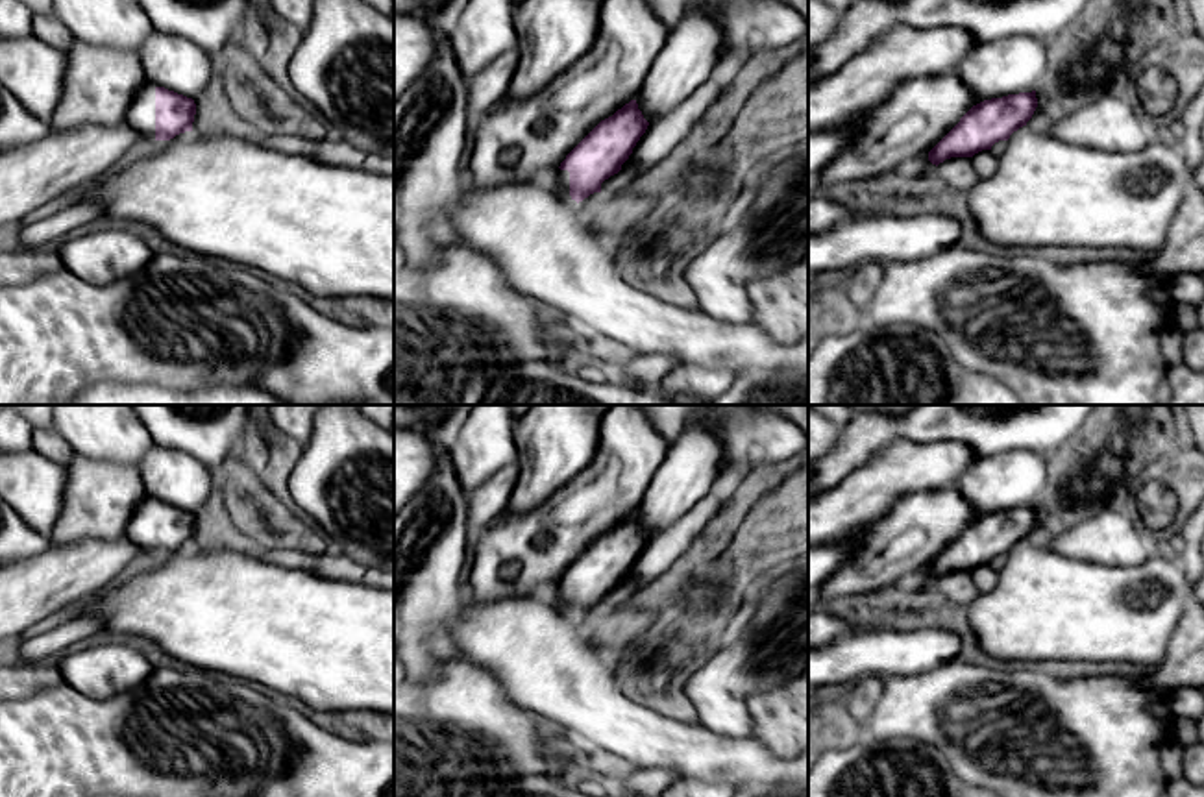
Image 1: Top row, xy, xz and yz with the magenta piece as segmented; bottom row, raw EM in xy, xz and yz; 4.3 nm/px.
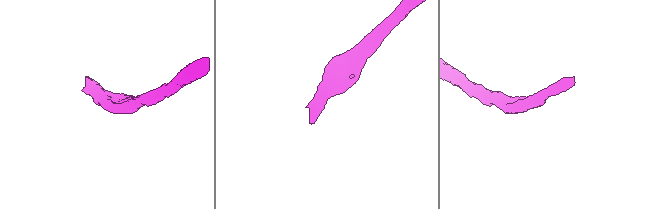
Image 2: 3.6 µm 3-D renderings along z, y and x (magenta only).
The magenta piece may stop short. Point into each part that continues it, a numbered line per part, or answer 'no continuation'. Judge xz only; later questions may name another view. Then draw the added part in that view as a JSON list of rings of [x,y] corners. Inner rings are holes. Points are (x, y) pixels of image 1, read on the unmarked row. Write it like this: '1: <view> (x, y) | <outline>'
1: xz (561, 592) | [[[557,582],[547,597],[553,601],[557,610],[571,612],[570,610],[570,586],[568,584]]]

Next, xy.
1: xy (141, 529) | [[[144,496],[126,527],[126,538],[150,553],[155,553],[155,501]]]

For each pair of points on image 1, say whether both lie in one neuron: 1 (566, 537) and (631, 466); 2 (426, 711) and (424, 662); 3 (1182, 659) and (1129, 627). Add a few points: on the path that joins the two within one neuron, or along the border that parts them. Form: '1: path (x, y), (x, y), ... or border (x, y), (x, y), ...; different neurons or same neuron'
1: path (589, 531), (627, 494), (627, 489); same neuron
2: border (452, 657), (426, 681), (413, 683); different neurons
3: border (1184, 611), (1166, 659), (1154, 670); different neurons

